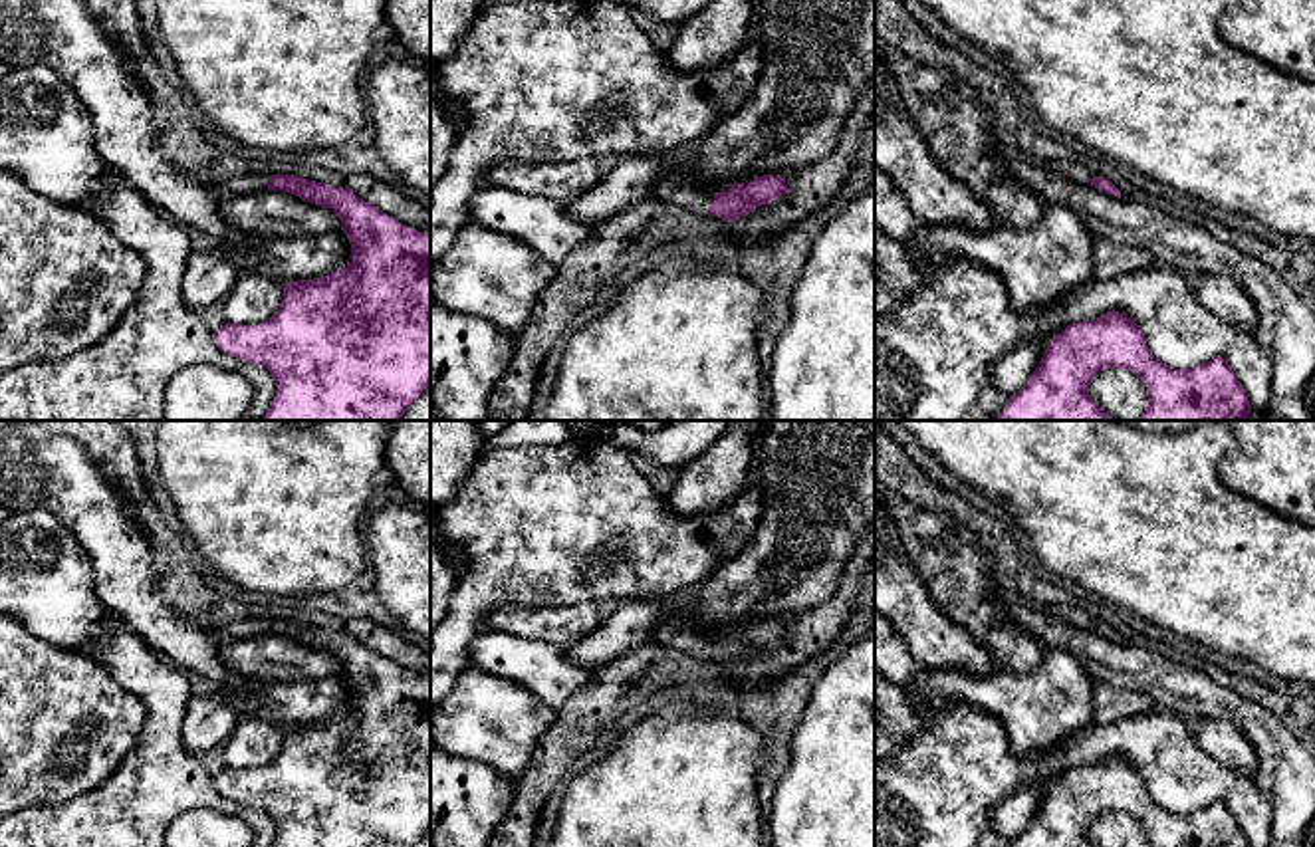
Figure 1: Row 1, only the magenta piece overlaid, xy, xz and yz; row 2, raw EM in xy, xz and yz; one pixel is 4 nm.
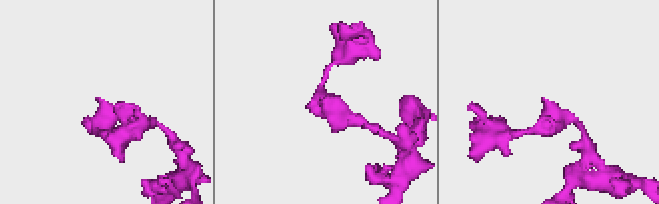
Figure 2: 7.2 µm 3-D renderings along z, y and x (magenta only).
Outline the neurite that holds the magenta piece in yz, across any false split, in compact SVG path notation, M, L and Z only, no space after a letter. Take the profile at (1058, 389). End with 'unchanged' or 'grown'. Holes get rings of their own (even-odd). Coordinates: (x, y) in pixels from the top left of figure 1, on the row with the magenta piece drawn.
M1109 311L1071 323L1047 341L1039 365L996 421L1117 421L1089 395L1095 375L1105 369L1127 369L1144 383L1148 405L1138 421L1246 421L1252 413L1246 389L1224 357L1174 369L1152 355L1142 329L1131 317Z; unchanged

